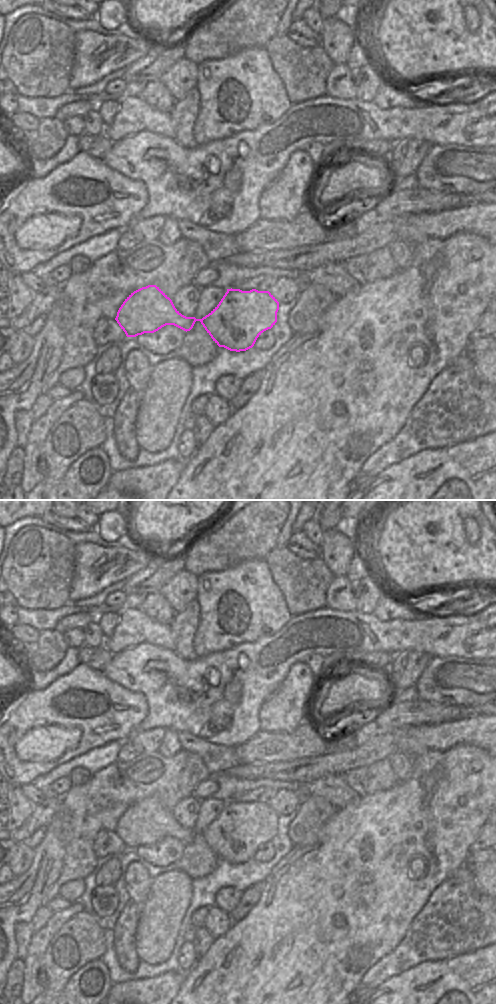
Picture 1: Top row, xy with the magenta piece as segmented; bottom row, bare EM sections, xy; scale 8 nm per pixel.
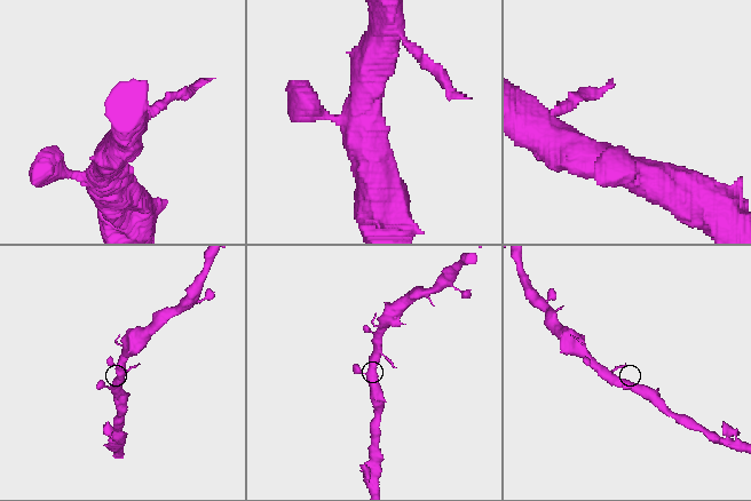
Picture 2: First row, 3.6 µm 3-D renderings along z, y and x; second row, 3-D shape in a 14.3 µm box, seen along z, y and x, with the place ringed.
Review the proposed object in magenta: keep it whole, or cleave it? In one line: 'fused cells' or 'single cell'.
single cell

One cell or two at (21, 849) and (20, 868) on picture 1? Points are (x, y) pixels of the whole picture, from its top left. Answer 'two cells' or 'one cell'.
one cell

